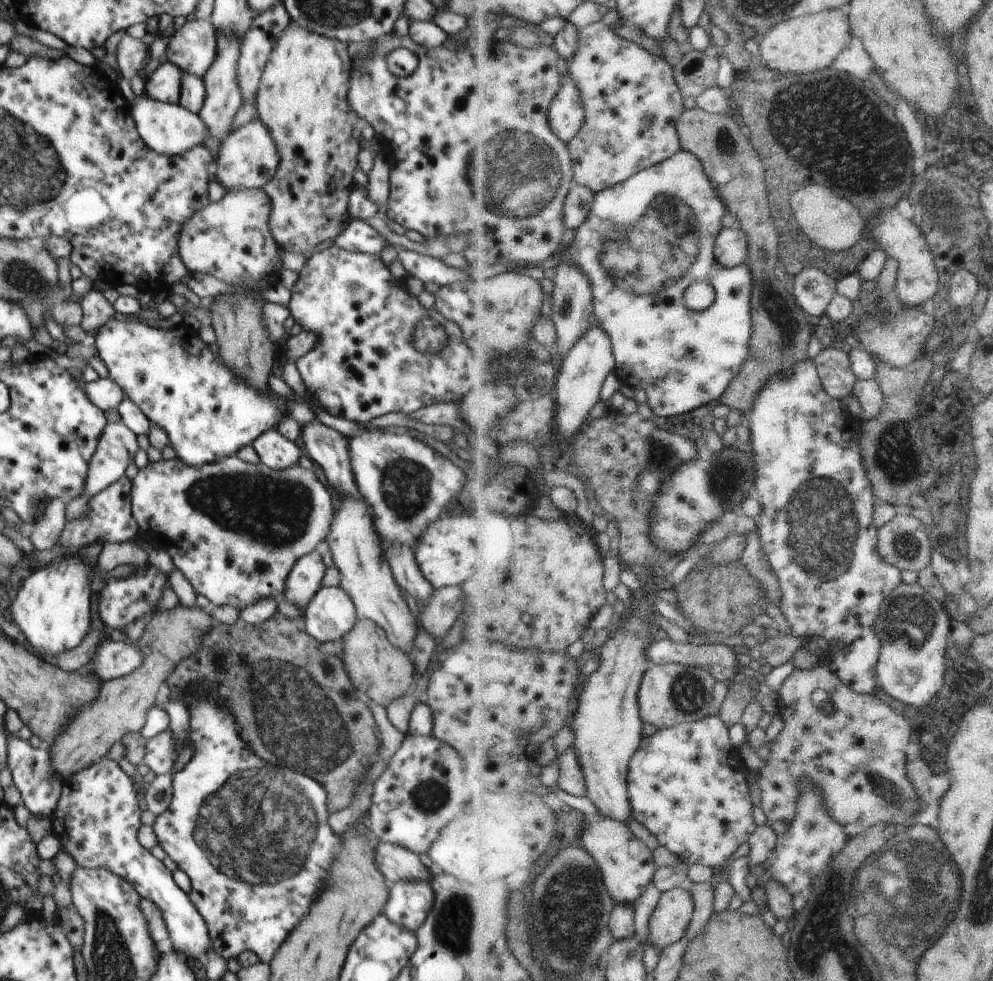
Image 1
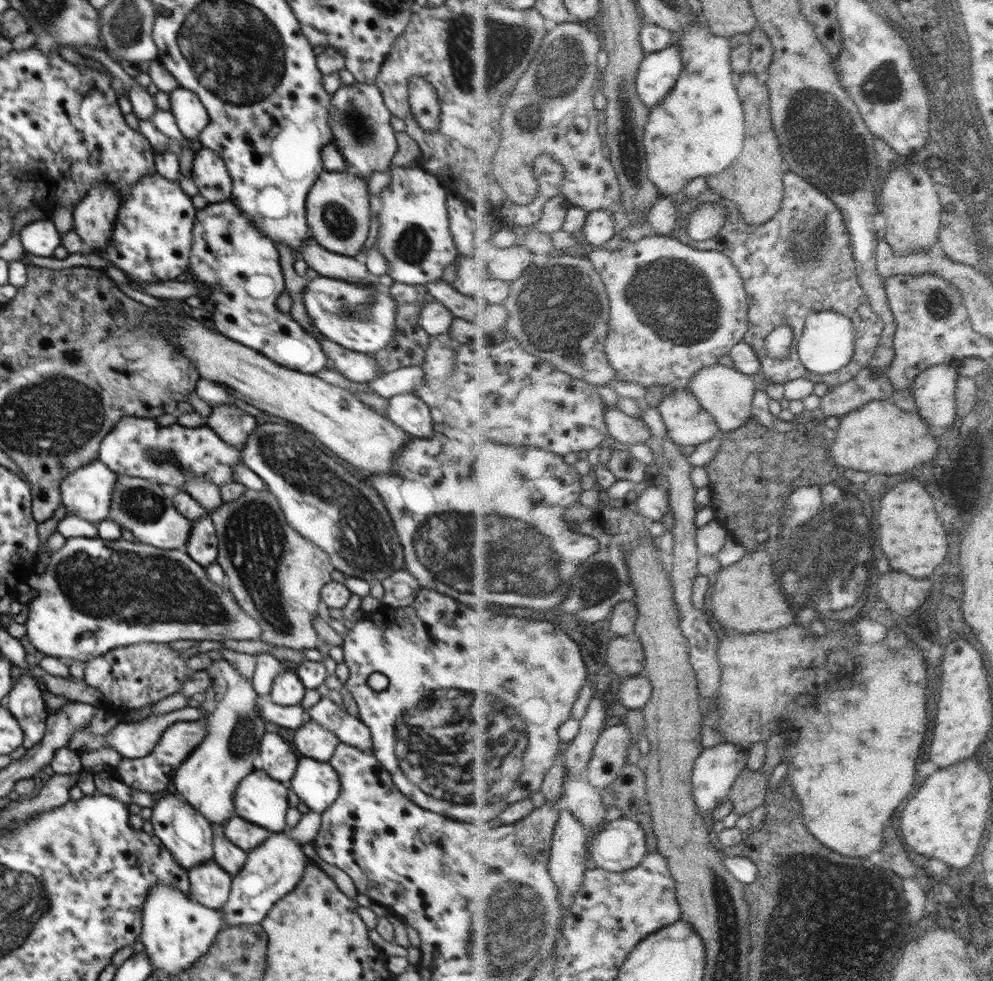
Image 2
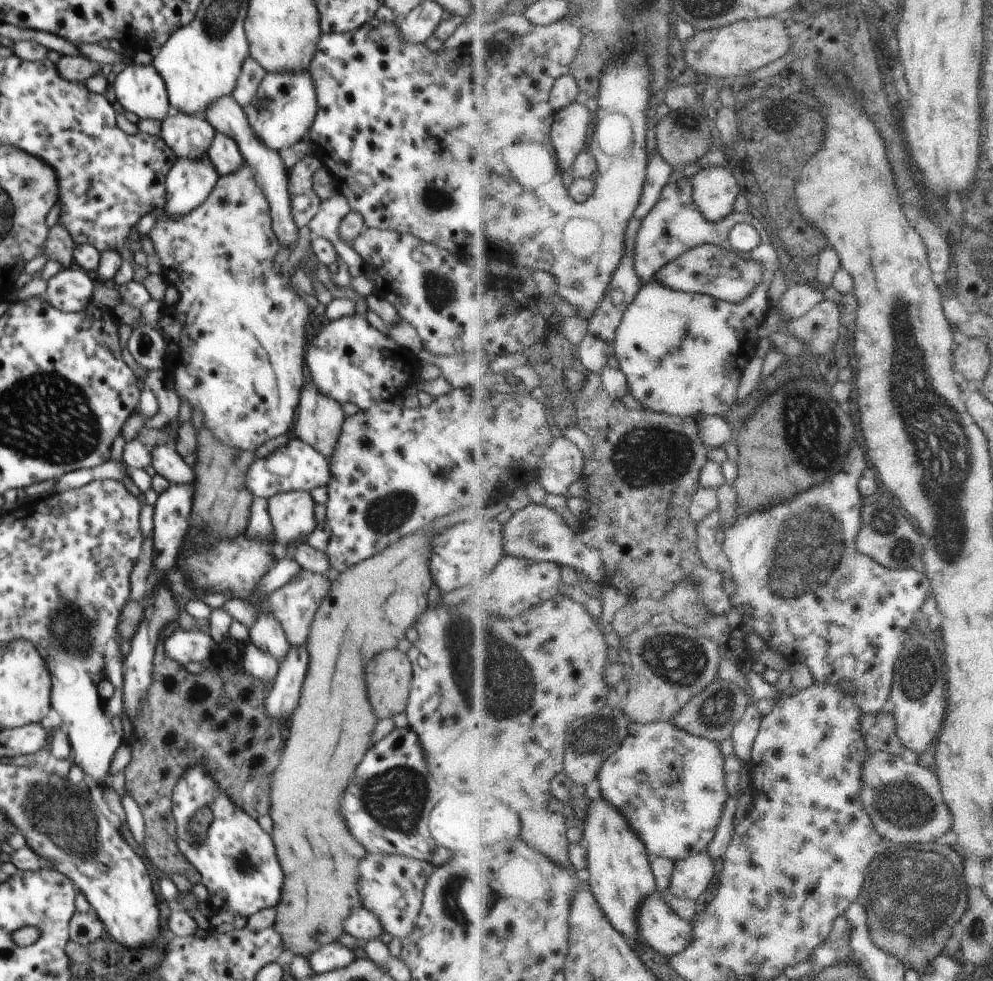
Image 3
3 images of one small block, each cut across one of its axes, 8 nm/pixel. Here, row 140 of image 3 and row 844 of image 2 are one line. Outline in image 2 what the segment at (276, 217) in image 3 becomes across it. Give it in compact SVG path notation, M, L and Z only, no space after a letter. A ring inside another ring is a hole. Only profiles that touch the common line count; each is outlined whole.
M237 816L228 820L224 828L227 839L230 839L235 845L238 845L238 848L245 851L256 848L272 833L266 827L250 824L250 822Z

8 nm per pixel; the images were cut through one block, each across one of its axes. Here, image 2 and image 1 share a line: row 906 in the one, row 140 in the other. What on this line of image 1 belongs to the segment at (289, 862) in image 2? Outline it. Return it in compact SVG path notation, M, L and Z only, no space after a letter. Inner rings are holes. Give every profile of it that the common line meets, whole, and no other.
M256 118L224 138L212 162L211 176L226 190L262 189L274 176L279 160L280 155L269 130Z

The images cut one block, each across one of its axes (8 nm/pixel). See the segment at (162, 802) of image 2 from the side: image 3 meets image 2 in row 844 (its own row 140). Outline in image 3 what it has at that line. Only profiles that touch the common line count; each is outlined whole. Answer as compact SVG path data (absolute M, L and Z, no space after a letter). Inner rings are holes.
M170 107L168 116L161 122L161 136L163 141L179 156L179 158L199 159L207 154L212 139L217 130L204 116L189 115Z

